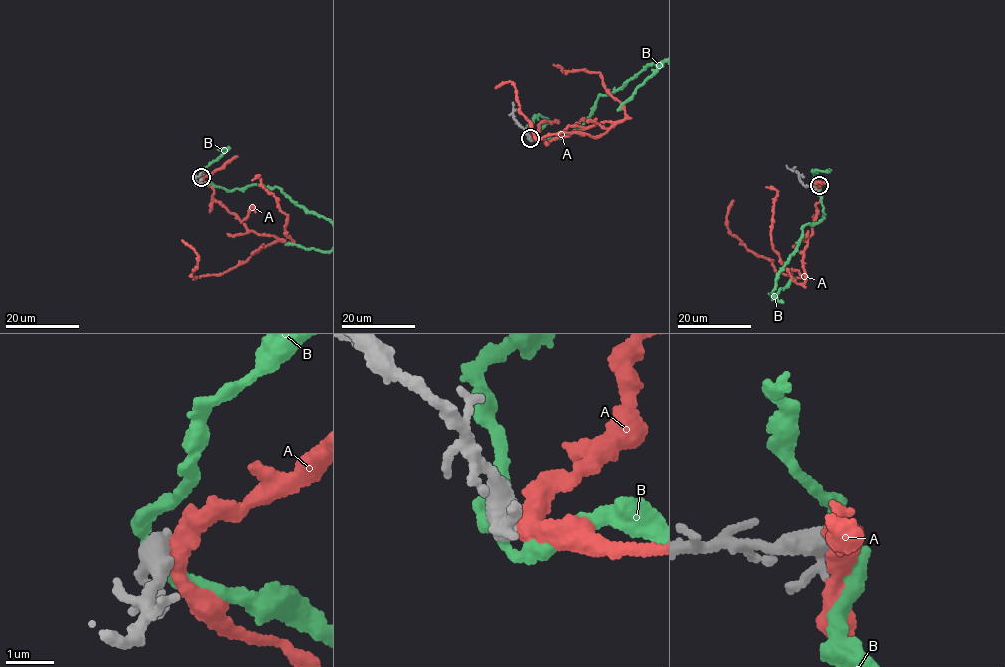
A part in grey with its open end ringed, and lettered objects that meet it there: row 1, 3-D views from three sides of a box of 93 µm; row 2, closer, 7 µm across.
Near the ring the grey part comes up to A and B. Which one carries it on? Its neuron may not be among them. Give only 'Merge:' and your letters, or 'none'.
Merge: none

